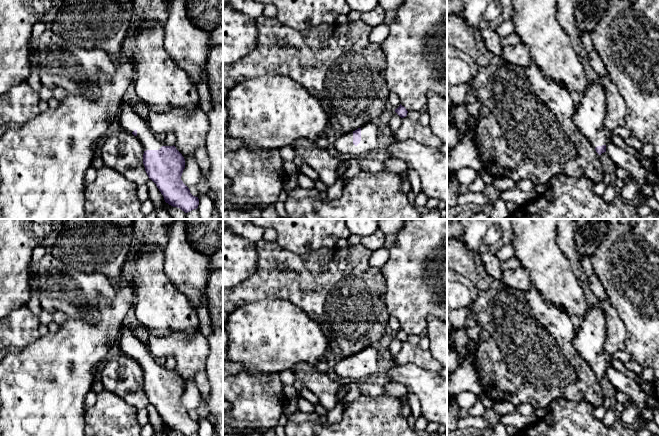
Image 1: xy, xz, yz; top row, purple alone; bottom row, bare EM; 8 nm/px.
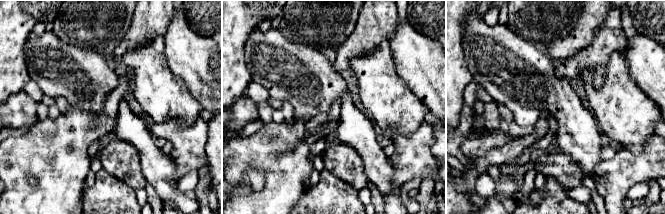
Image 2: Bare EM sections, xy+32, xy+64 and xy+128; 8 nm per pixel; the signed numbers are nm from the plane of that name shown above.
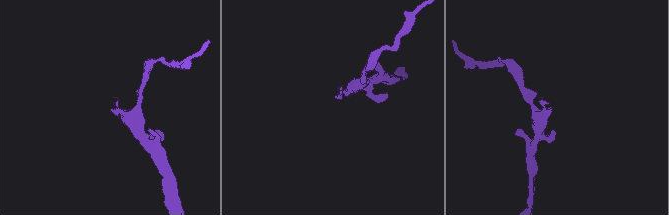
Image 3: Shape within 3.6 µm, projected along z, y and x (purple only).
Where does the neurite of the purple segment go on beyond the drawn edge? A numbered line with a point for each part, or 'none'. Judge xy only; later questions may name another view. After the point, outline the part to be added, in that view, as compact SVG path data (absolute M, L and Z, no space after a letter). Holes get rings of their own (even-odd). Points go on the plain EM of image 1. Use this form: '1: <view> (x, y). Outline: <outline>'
1: xy (129, 343). Outline: M123 325L118 339L118 346L121 353L127 357L137 354L137 362L141 366L143 375L159 374L162 370L166 370L151 355L145 339L138 337L131 329Z

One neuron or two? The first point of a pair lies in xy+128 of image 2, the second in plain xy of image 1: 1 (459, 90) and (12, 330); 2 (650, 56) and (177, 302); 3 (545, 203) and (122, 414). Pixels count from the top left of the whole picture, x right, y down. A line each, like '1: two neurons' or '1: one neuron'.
1: two neurons
2: two neurons
3: one neuron

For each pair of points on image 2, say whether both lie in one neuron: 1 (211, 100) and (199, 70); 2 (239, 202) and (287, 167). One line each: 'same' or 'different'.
1: same
2: same

